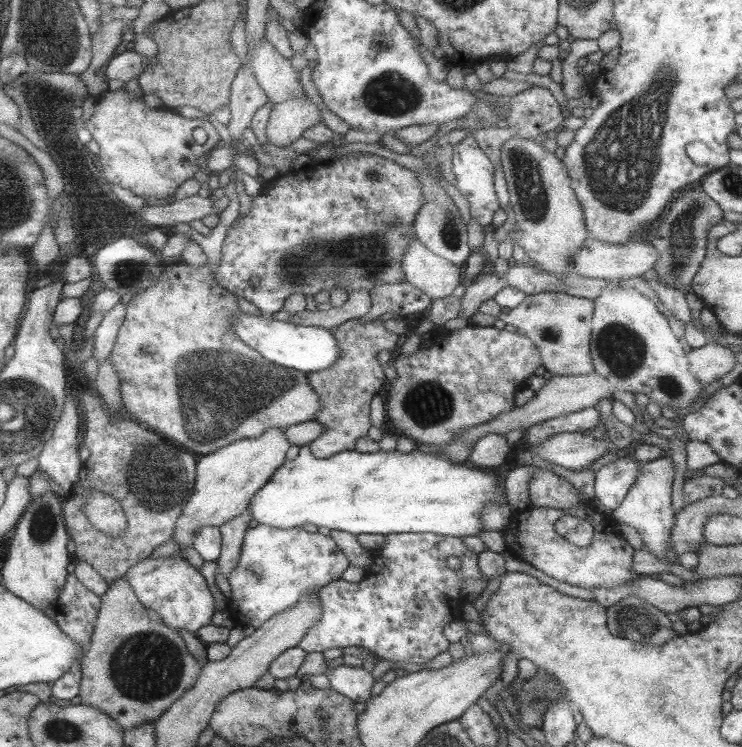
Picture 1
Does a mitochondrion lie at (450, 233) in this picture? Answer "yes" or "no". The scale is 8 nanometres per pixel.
yes

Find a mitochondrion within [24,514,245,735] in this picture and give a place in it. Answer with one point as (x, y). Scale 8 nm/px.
(146, 666)

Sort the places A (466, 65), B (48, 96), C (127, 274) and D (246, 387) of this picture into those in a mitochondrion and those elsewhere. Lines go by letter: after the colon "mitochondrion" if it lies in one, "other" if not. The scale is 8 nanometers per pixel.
A: other
B: other
C: mitochondrion
D: mitochondrion

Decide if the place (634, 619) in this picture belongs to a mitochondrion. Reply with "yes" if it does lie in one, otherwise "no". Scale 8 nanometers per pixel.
yes

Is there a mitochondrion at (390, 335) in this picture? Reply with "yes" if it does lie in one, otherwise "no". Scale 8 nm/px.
no

